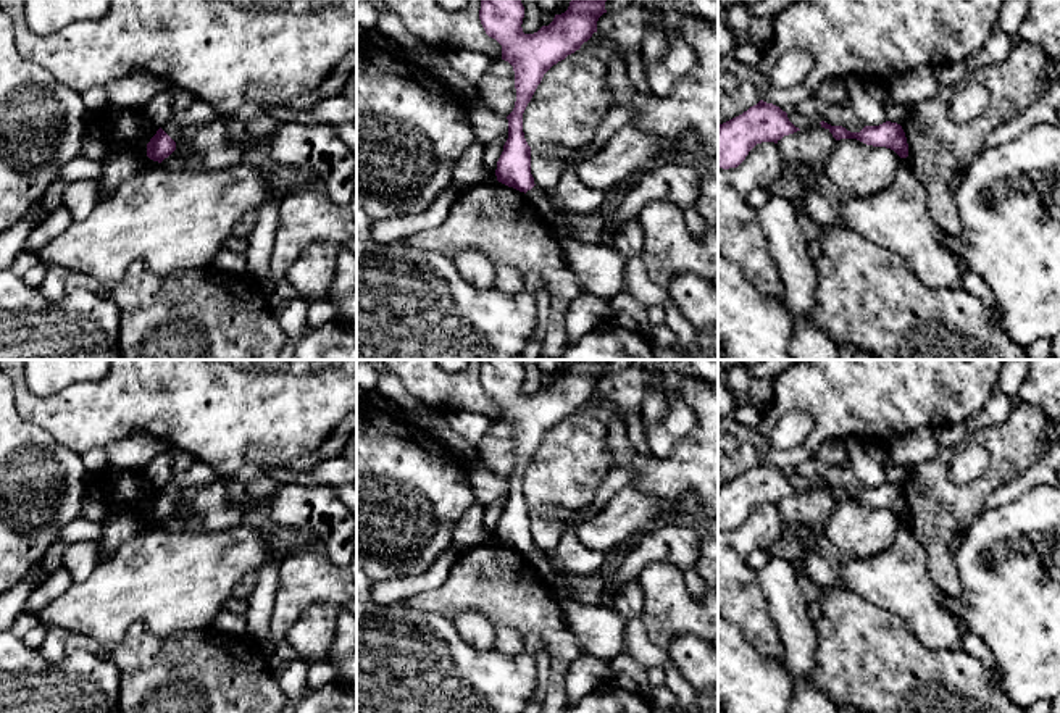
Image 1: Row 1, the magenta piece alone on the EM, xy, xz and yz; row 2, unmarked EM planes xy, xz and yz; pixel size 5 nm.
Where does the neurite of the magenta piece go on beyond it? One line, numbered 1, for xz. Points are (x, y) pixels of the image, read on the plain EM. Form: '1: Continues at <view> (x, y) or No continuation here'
1: No continuation here

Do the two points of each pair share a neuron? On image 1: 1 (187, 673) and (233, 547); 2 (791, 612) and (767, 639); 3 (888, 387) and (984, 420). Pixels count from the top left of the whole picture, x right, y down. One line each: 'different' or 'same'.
1: different
2: different
3: different

